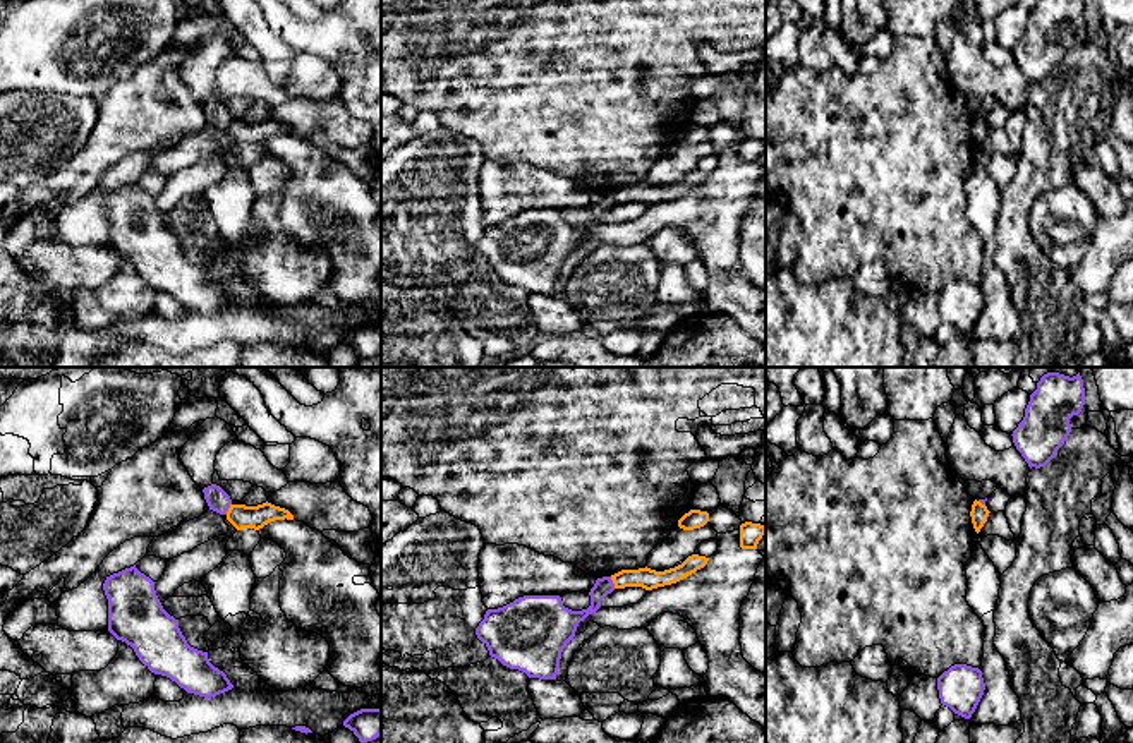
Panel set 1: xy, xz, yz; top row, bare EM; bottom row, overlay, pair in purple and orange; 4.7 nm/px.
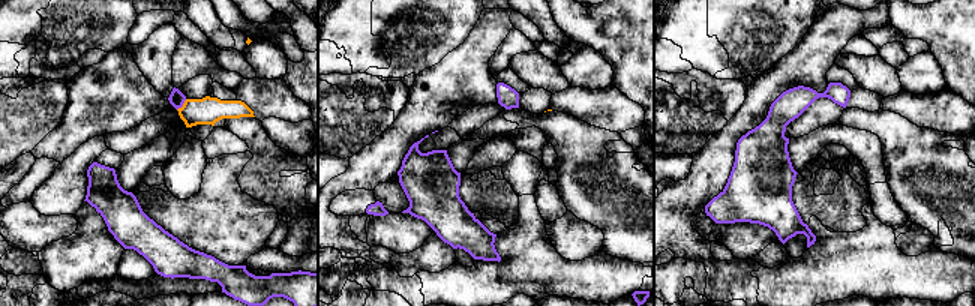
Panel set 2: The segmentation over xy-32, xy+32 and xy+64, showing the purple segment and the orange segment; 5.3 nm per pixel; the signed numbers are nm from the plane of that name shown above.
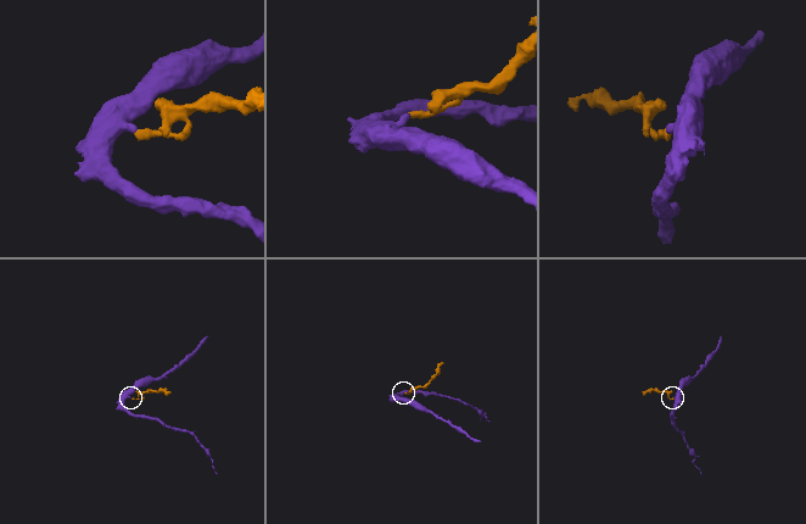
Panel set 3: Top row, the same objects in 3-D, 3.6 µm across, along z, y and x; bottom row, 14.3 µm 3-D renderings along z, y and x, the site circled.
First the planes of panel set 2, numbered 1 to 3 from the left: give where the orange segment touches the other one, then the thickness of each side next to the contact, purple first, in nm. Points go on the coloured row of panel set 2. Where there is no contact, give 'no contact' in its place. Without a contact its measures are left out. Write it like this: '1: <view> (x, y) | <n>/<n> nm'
1: xy-32 (182, 105) | 80/140 nm
2: no contact
3: no contact

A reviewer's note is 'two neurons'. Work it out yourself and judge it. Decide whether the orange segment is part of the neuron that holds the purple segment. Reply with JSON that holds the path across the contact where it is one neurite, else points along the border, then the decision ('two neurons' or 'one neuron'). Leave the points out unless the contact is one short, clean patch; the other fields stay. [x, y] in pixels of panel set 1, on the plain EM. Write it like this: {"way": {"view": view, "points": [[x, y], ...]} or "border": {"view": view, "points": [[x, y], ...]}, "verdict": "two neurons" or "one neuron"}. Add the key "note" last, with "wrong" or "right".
{"border": {"view": "xz", "points": [[610, 193], [615, 203]]}, "verdict": "two neurons", "note": "right"}

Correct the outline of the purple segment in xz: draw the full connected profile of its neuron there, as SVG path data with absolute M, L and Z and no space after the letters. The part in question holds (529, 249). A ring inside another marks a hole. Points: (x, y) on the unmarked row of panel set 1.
M611 192L597 194L589 208L591 221L582 227L565 223L560 211L524 211L488 225L476 251L503 281L529 293L556 295L561 268L579 239L596 228L613 206Z

